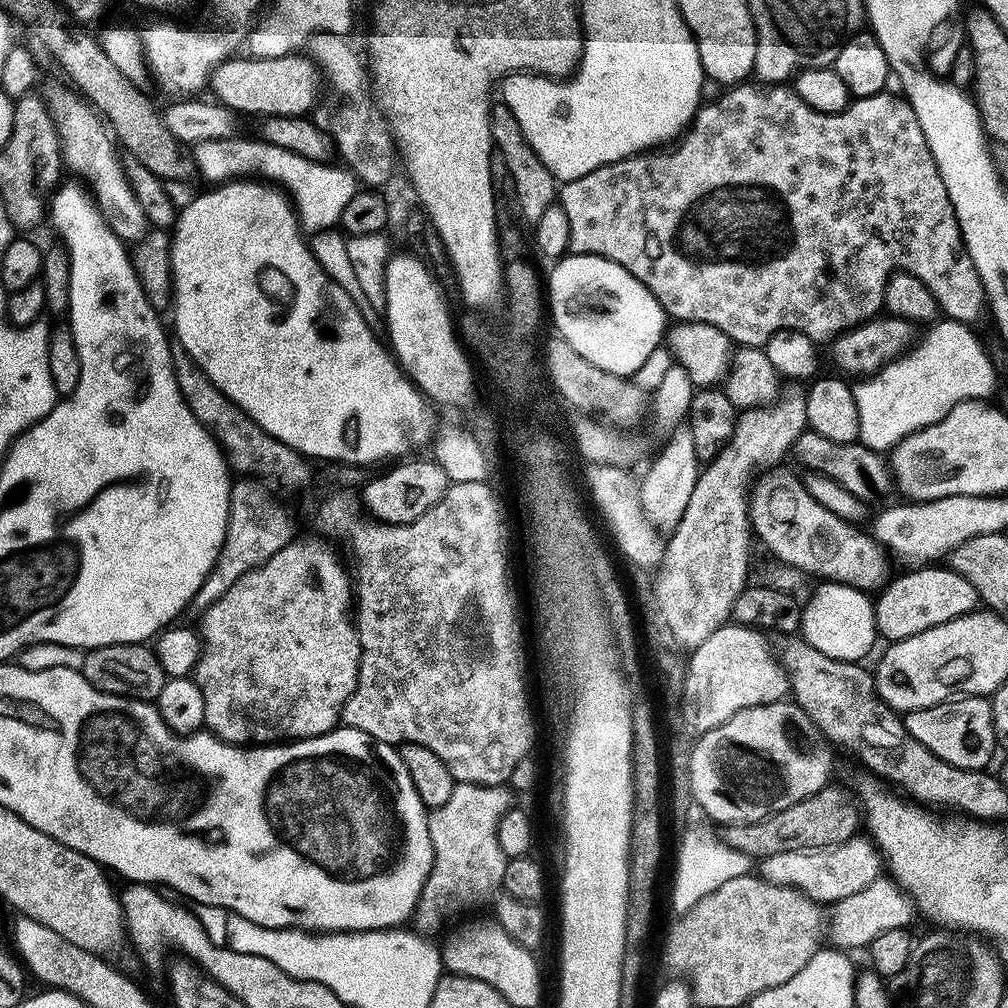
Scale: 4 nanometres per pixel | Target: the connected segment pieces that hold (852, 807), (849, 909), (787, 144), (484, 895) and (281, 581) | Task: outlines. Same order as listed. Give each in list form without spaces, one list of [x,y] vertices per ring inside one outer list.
[[[826,786],[802,798],[802,802],[794,802],[794,806],[786,806],[786,810],[770,814],[765,820],[723,825],[724,844],[750,857],[763,858],[770,854],[786,854],[786,850],[810,850],[846,842],[857,835],[861,827],[862,808],[853,793],[852,797],[846,789],[832,787]]]
[[[881,878],[870,882],[866,890],[858,890],[858,894],[850,894],[850,898],[842,898],[830,908],[830,938],[837,949],[850,948],[867,949],[882,934],[890,930],[907,929],[912,915],[917,915],[918,909],[911,896],[891,878]]]
[[[745,82],[729,87],[727,90],[721,92],[724,93],[722,93],[717,100],[712,100],[709,104],[707,101],[703,106],[696,109],[696,115],[693,116],[692,123],[688,125],[683,135],[667,150],[649,150],[635,156],[627,156],[618,162],[610,162],[609,164],[598,166],[594,170],[590,170],[590,174],[582,174],[582,178],[565,180],[559,185],[558,202],[562,206],[562,210],[566,210],[566,218],[570,221],[570,242],[568,243],[568,247],[575,255],[601,256],[610,262],[614,262],[618,266],[622,266],[630,274],[634,274],[634,278],[638,278],[638,282],[642,282],[642,286],[646,286],[646,290],[650,290],[650,294],[654,294],[656,301],[663,306],[665,317],[671,318],[676,322],[709,324],[718,330],[722,330],[722,334],[726,334],[729,340],[735,342],[737,345],[750,348],[764,348],[769,338],[771,338],[776,331],[782,330],[801,332],[806,338],[815,342],[821,342],[821,340],[828,342],[839,336],[841,332],[854,329],[860,324],[871,320],[873,317],[879,317],[884,308],[884,291],[886,290],[887,282],[891,279],[893,273],[898,272],[908,272],[910,275],[913,275],[914,278],[920,279],[921,282],[929,288],[930,294],[937,300],[939,311],[950,321],[957,320],[958,322],[972,326],[975,325],[975,320],[978,319],[983,312],[985,315],[986,297],[982,282],[978,278],[978,270],[974,266],[970,254],[964,249],[964,239],[960,236],[958,218],[954,214],[954,206],[946,194],[946,186],[942,182],[942,174],[938,174],[938,166],[930,154],[930,146],[926,142],[926,134],[922,134],[922,126],[918,126],[918,118],[903,95],[895,94],[896,96],[891,96],[891,91],[885,90],[873,96],[861,96],[853,99],[848,107],[841,110],[841,112],[826,114],[825,112],[819,112],[810,106],[806,106],[806,102],[802,102],[802,98],[799,94],[788,86],[761,86],[756,82]]]
[[[457,783],[450,798],[446,798],[442,806],[429,811],[428,829],[436,857],[416,907],[416,932],[433,934],[451,916],[468,912],[486,903],[488,899],[489,903],[501,891],[508,860],[502,846],[498,846],[496,827],[510,807],[508,794],[509,789],[504,786]]]
[[[293,539],[282,550],[271,556],[264,564],[259,564],[254,570],[242,574],[222,598],[215,600],[199,617],[198,631],[203,641],[203,652],[194,669],[196,685],[202,690],[204,699],[204,722],[207,731],[227,744],[241,746],[263,746],[265,744],[279,744],[290,740],[305,740],[331,732],[341,723],[344,703],[356,689],[356,679],[360,673],[360,639],[356,633],[354,623],[354,581],[346,567],[345,561],[331,548],[329,541]]]

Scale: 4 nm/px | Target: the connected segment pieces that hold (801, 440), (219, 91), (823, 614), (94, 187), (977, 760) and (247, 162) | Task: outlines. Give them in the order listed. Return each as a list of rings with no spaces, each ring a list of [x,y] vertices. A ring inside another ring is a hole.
[[[806,430],[796,440],[794,456],[808,467],[809,473],[827,476],[838,486],[850,490],[859,500],[871,502],[880,500],[894,492],[894,481],[889,461],[879,451],[867,448],[859,442],[834,442],[817,432]],[[884,458],[884,460],[883,460]]]
[[[293,54],[270,59],[236,56],[224,60],[212,71],[209,91],[219,103],[244,114],[261,116],[301,116],[314,104],[322,74],[314,60]]]
[[[821,581],[801,609],[800,634],[808,644],[836,661],[863,661],[873,648],[878,633],[873,599],[863,590],[836,581]]]
[[[65,87],[56,88],[46,96],[49,114],[56,124],[63,163],[80,172],[82,176],[80,178],[91,188],[97,208],[103,214],[104,221],[114,230],[114,234],[118,234],[120,240],[125,243],[136,244],[146,237],[150,225],[142,204],[138,202],[136,192],[132,188],[123,159],[119,153],[117,156],[115,143],[99,113],[80,92]]]
[[[962,696],[948,698],[937,702],[929,708],[919,708],[913,712],[903,713],[904,728],[910,730],[926,750],[930,750],[942,762],[966,770],[987,769],[992,760],[992,751],[997,751],[994,722],[992,721],[991,699],[982,696]]]
[[[240,137],[213,139],[207,143],[207,156],[214,162],[220,162],[221,179],[256,177],[280,185],[292,197],[297,219],[305,233],[333,229],[339,223],[346,203],[350,202],[358,190],[358,181],[351,169],[340,164],[324,164],[303,158],[300,154],[263,138]]]

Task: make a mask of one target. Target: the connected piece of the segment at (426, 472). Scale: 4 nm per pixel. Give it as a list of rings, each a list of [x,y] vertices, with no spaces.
[[[408,458],[403,462],[397,463],[389,472],[384,472],[381,476],[376,476],[362,491],[362,504],[366,509],[369,517],[375,518],[377,521],[385,524],[398,524],[409,520],[417,520],[427,508],[434,506],[442,498],[442,494],[446,494],[450,477],[446,474],[446,470],[442,470],[439,459],[432,460],[412,460],[416,458]]]

